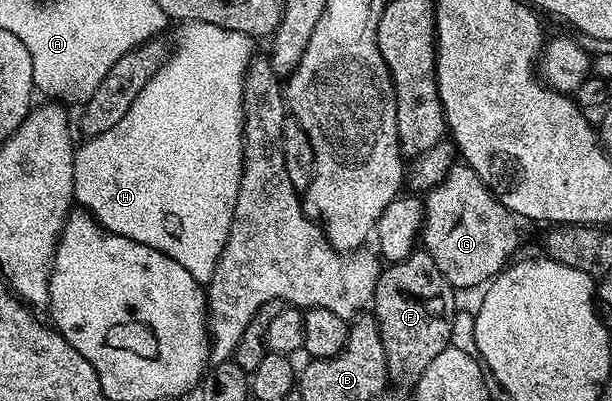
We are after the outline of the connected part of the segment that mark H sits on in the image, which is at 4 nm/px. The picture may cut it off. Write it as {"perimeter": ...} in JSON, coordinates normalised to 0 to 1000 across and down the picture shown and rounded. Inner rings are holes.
{"perimeter":[[[325,52],[306,60],[281,130],[270,157],[255,177],[247,202],[237,204],[225,224],[225,244],[216,257],[209,287],[190,307],[176,327],[160,342],[136,349],[126,364],[121,387],[121,499],[149,541],[158,546],[162,561],[178,581],[193,581],[199,591],[216,596],[222,606],[235,606],[294,656],[314,696],[325,706],[342,706],[353,676],[353,656],[366,626],[366,606],[373,606],[373,576],[379,566],[379,536],[386,516],[386,486],[392,476],[395,444],[395,319],[399,317],[399,277],[395,274],[395,207],[402,197],[402,172],[417,140],[417,105],[392,77],[373,77],[366,67],[353,67],[346,57]]]}

